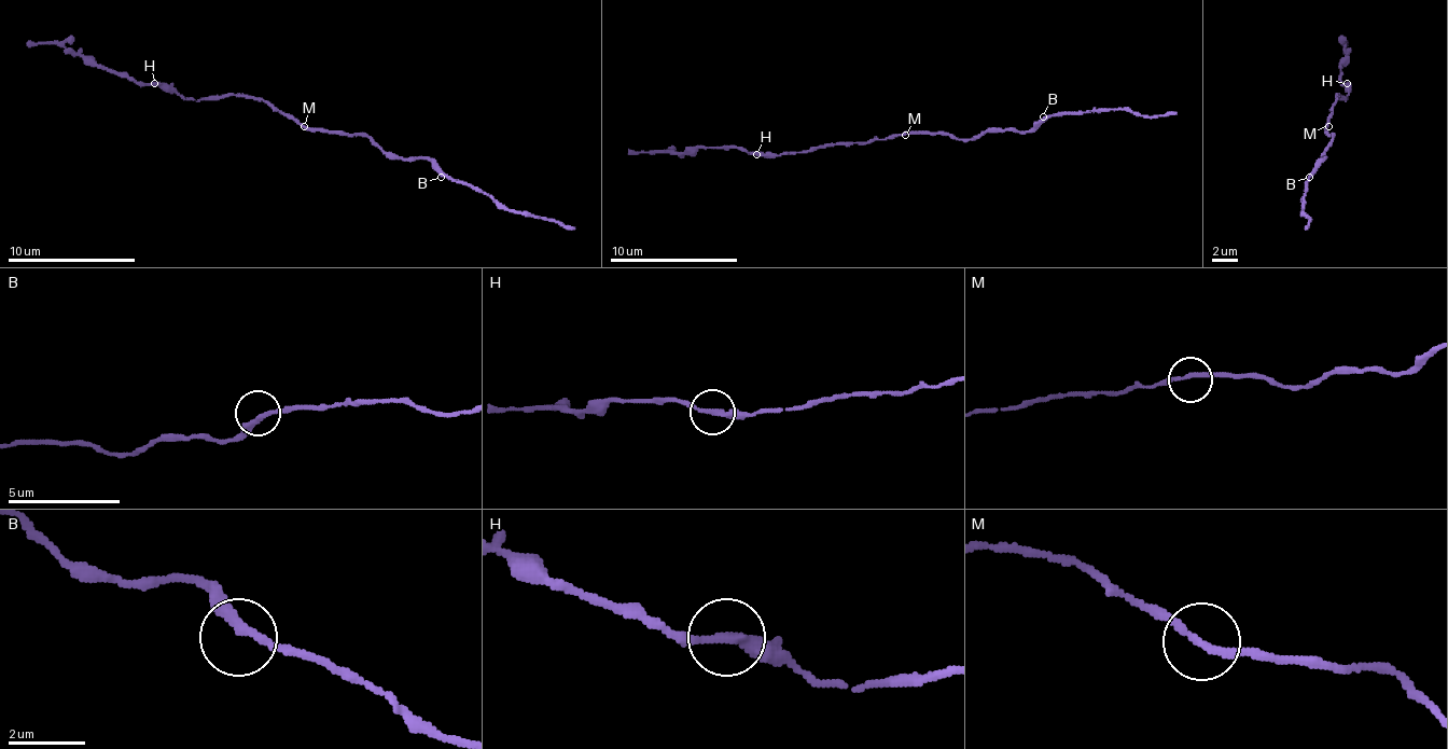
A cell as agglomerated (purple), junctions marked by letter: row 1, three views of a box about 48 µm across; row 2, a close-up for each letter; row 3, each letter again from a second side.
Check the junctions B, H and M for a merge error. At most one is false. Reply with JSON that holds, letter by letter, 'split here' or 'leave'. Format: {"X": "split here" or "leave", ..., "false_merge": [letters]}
{"B": "leave", "H": "leave", "M": "leave", "false_merge": []}

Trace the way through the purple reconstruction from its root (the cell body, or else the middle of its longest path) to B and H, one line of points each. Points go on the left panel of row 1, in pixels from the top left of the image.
B: (304, 129), (367, 135), (384, 151), (400, 157), (426, 157), (441, 177)
H: (304, 129), (262, 100), (234, 94), (205, 100), (182, 100), (154, 84)

